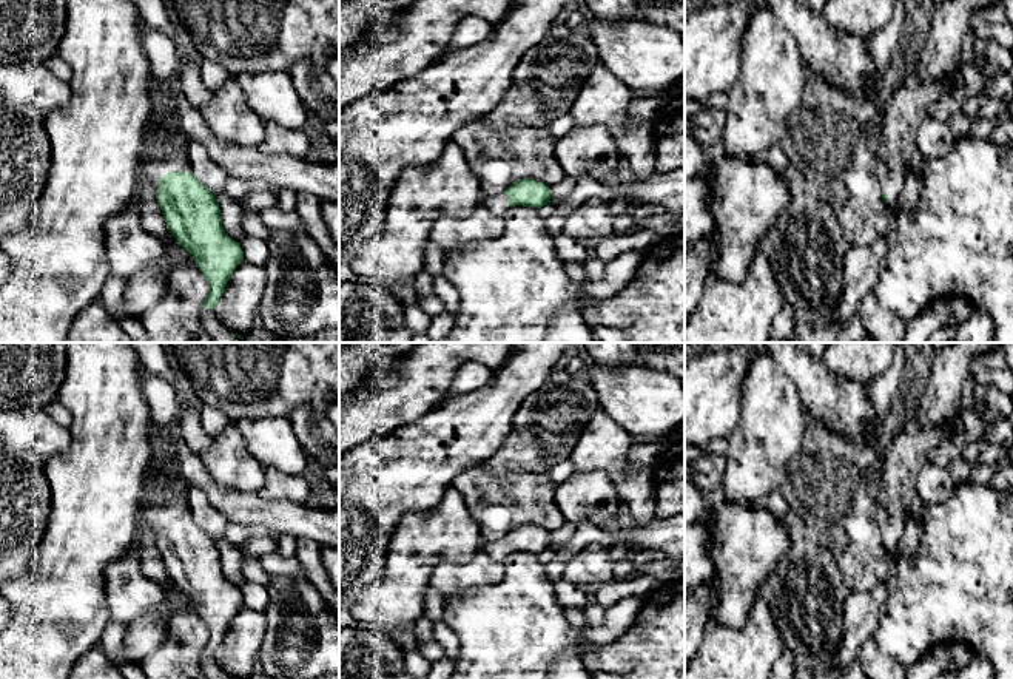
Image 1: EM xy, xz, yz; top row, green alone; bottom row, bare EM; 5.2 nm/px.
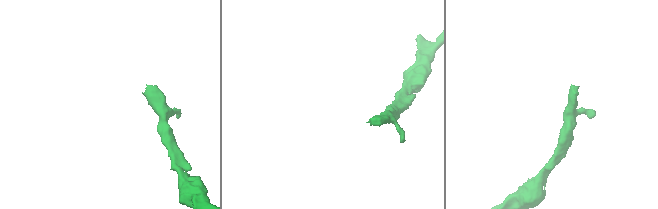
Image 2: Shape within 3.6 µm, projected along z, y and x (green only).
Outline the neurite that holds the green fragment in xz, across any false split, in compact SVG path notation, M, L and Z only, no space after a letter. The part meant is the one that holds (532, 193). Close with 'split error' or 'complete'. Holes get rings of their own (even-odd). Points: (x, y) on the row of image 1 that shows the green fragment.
M521 179L495 196L484 196L483 204L495 215L504 213L515 205L541 208L550 202L549 185L535 179Z; split error

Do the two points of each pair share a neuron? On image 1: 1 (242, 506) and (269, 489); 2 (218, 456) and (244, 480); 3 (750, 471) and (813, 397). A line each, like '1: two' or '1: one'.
1: two
2: one
3: two

